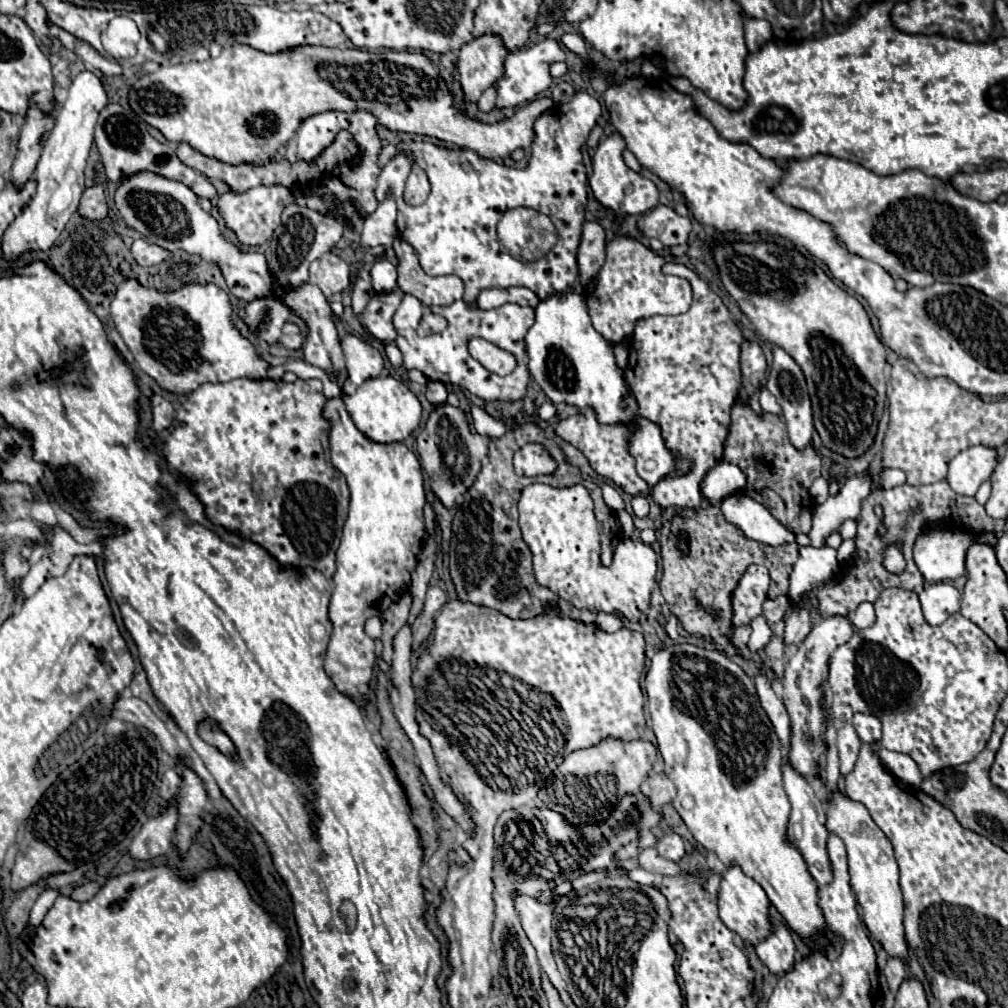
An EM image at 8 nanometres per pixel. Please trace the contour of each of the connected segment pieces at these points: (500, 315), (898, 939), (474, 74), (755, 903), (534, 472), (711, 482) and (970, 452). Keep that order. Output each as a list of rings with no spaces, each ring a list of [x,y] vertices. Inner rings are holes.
[[[405,294],[395,316],[393,326],[397,330],[397,348],[403,354],[403,366],[407,370],[415,368],[421,370],[429,380],[439,380],[443,384],[455,384],[461,388],[467,388],[471,394],[479,396],[485,402],[515,402],[523,400],[527,396],[527,384],[529,384],[529,372],[527,372],[527,352],[525,352],[525,332],[531,328],[535,320],[535,312],[531,306],[519,306],[519,304],[503,304],[495,310],[479,310],[471,308],[465,300],[457,300],[449,306],[425,306],[421,300],[417,300],[413,294]],[[431,310],[435,314],[441,314],[447,318],[449,326],[441,334],[433,336],[417,336],[417,324],[421,316]],[[471,338],[483,338],[491,344],[499,344],[503,350],[515,354],[517,368],[509,376],[497,376],[489,370],[485,370],[467,350],[467,344]]]
[[[841,792],[833,794],[833,800],[827,802],[827,830],[837,834],[845,842],[847,856],[849,856],[851,888],[853,888],[853,892],[857,896],[857,902],[861,904],[865,926],[869,928],[871,936],[885,948],[889,958],[905,960],[907,958],[907,940],[905,940],[905,930],[903,930],[903,898],[901,898],[901,890],[899,890],[899,868],[897,868],[897,862],[895,862],[889,838],[871,820],[871,816],[869,816],[869,812],[867,812],[867,808],[863,804],[849,800]]]
[[[481,36],[459,52],[459,80],[469,104],[477,102],[481,92],[503,76],[503,58],[507,50],[497,36]]]
[[[731,866],[731,868],[727,868],[725,874],[721,874],[717,904],[719,904],[719,918],[723,920],[723,924],[729,930],[733,930],[735,934],[739,934],[741,940],[749,946],[759,944],[759,940],[765,940],[775,930],[771,908],[769,908],[771,902],[769,902],[765,890],[753,878],[747,878],[741,872],[741,868],[737,868],[737,866]]]
[[[525,444],[513,456],[515,472],[519,476],[539,476],[539,474],[553,474],[557,464],[551,454],[541,444]]]
[[[719,462],[715,468],[711,468],[705,474],[701,482],[701,492],[707,502],[719,504],[727,496],[741,492],[745,484],[747,484],[747,476],[743,476],[743,470],[739,466],[729,462]]]
[[[971,446],[959,452],[951,464],[947,482],[949,486],[963,496],[975,496],[977,488],[985,478],[991,476],[997,464],[997,450],[987,446]]]

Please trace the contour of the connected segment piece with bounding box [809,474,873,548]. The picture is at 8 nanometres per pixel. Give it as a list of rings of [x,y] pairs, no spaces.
[[[869,474],[847,476],[847,480],[843,480],[839,496],[829,496],[821,506],[817,506],[809,532],[813,548],[819,548],[821,542],[831,532],[835,532],[845,518],[859,514],[862,500],[870,493],[871,482],[873,478]]]

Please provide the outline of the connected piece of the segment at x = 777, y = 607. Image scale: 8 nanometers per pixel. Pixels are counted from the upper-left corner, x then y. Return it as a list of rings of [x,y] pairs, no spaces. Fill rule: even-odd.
[[[779,596],[775,600],[765,600],[763,604],[763,616],[773,624],[773,622],[779,622],[785,614],[785,610],[791,606],[789,598],[787,596]]]

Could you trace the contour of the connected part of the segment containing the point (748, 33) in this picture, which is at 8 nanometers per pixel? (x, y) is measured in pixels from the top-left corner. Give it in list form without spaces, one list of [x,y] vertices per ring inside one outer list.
[[[745,16],[745,42],[747,42],[749,52],[759,50],[771,38],[773,38],[773,32],[771,32],[771,24],[767,24],[767,20],[757,20],[757,18]]]

